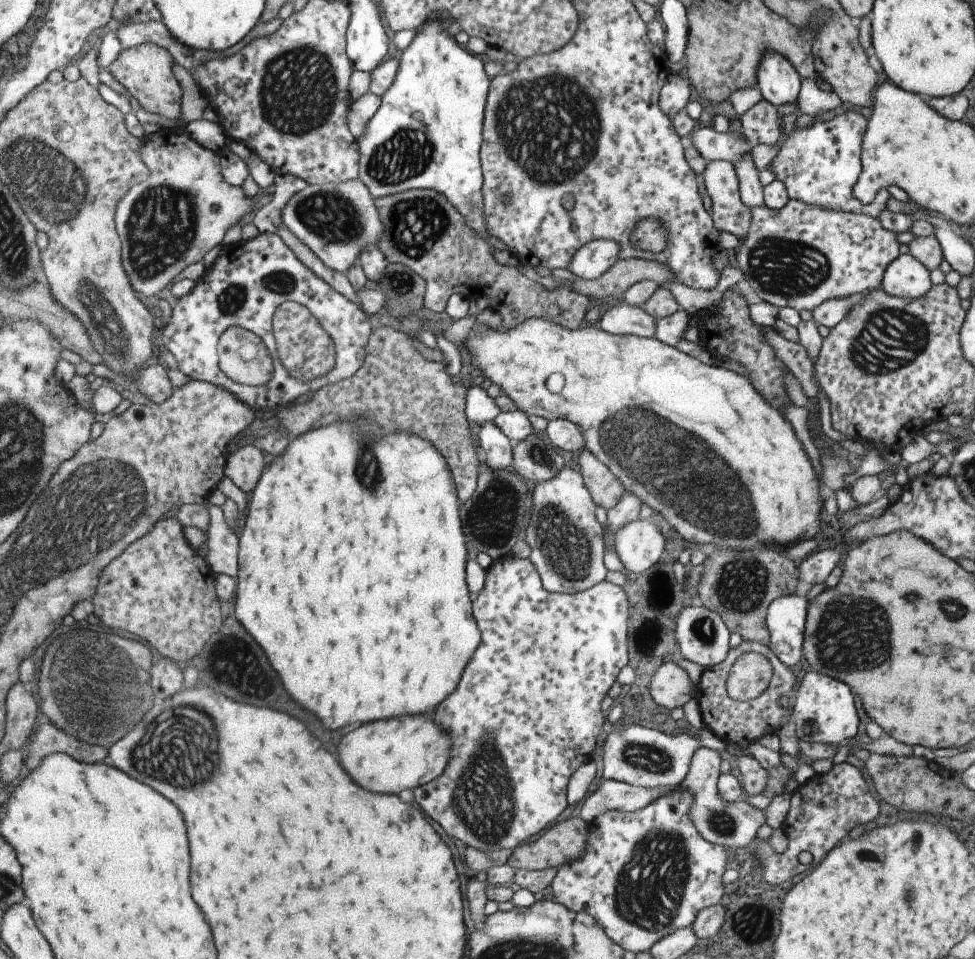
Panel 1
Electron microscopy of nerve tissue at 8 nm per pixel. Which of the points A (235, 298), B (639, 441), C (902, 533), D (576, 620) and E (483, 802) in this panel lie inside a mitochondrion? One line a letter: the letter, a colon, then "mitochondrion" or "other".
A: mitochondrion
B: mitochondrion
C: other
D: other
E: mitochondrion

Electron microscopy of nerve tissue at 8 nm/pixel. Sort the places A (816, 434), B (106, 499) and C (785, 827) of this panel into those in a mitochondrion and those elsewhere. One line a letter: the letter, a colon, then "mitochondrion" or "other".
A: other
B: mitochondrion
C: other

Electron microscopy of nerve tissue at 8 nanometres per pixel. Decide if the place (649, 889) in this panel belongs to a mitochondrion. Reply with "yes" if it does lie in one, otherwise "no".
yes

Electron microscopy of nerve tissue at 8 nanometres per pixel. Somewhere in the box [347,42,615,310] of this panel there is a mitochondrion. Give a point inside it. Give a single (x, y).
(533, 120)

